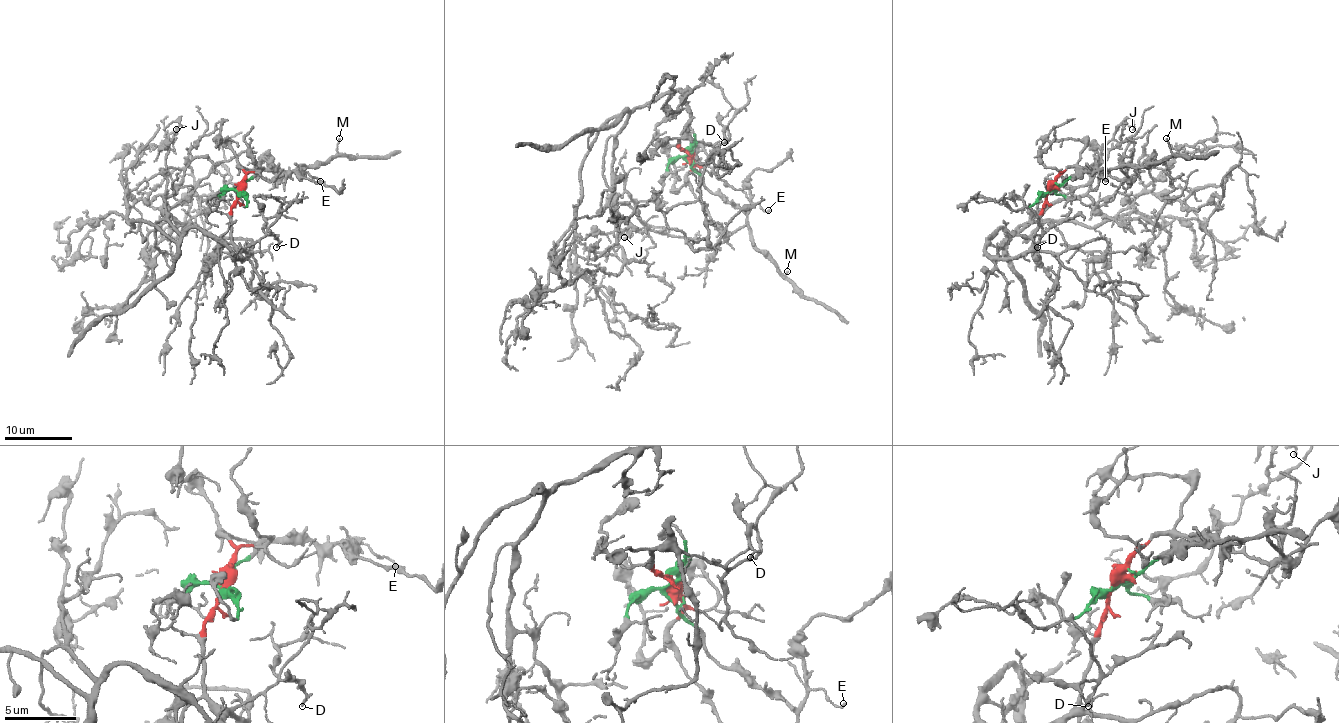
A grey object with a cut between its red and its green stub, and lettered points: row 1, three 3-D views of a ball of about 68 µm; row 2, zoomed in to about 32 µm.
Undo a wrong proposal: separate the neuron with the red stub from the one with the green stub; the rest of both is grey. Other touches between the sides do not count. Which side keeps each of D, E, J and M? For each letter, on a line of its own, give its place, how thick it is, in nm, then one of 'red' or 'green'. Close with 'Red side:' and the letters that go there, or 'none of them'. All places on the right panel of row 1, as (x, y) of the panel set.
D: place (1037, 247); calibre 150 nm; red
E: place (1105, 181); calibre 130 nm; green
J: place (1132, 129); calibre 110 nm; red
M: place (1166, 138); calibre 120 nm; green
Red side: D, J

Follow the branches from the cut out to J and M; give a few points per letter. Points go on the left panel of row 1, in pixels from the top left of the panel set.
J: (238, 190), (231, 239), (242, 257), (198, 229), (181, 234), (164, 197), (176, 130)
M: (238, 190), (258, 170), (294, 172), (326, 163), (336, 153), (339, 138)

